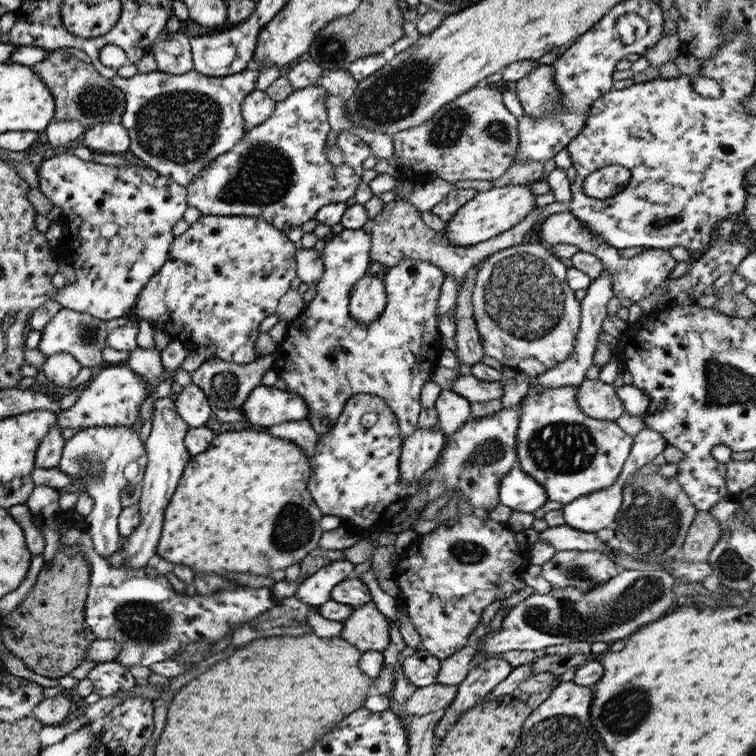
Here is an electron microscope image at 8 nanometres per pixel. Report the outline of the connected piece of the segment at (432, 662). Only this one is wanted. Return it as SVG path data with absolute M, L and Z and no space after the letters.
M424 648L417 650L412 656L402 659L405 677L417 688L436 683L440 666L442 666L442 662Z

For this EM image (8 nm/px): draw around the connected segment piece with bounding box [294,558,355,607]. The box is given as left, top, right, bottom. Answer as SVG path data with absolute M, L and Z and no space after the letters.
M344 558L330 563L321 568L311 577L299 582L295 598L308 603L311 607L318 606L330 601L330 594L334 587L352 576L355 564Z

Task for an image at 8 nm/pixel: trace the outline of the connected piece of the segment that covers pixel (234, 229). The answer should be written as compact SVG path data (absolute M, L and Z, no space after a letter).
M202 215L172 241L166 263L142 287L133 314L154 321L156 328L163 328L172 340L179 340L189 349L210 347L213 356L222 361L239 365L254 362L258 358L254 348L258 326L265 318L276 314L278 300L297 277L296 252L296 246L285 231L262 217Z

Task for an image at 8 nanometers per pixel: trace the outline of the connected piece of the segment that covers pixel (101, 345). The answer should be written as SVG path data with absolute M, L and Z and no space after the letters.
M62 307L41 330L37 349L46 357L64 351L71 352L83 367L88 366L92 370L96 368L97 371L107 365L101 353L107 346L107 336L110 333L106 322L107 320L96 318L94 315Z

